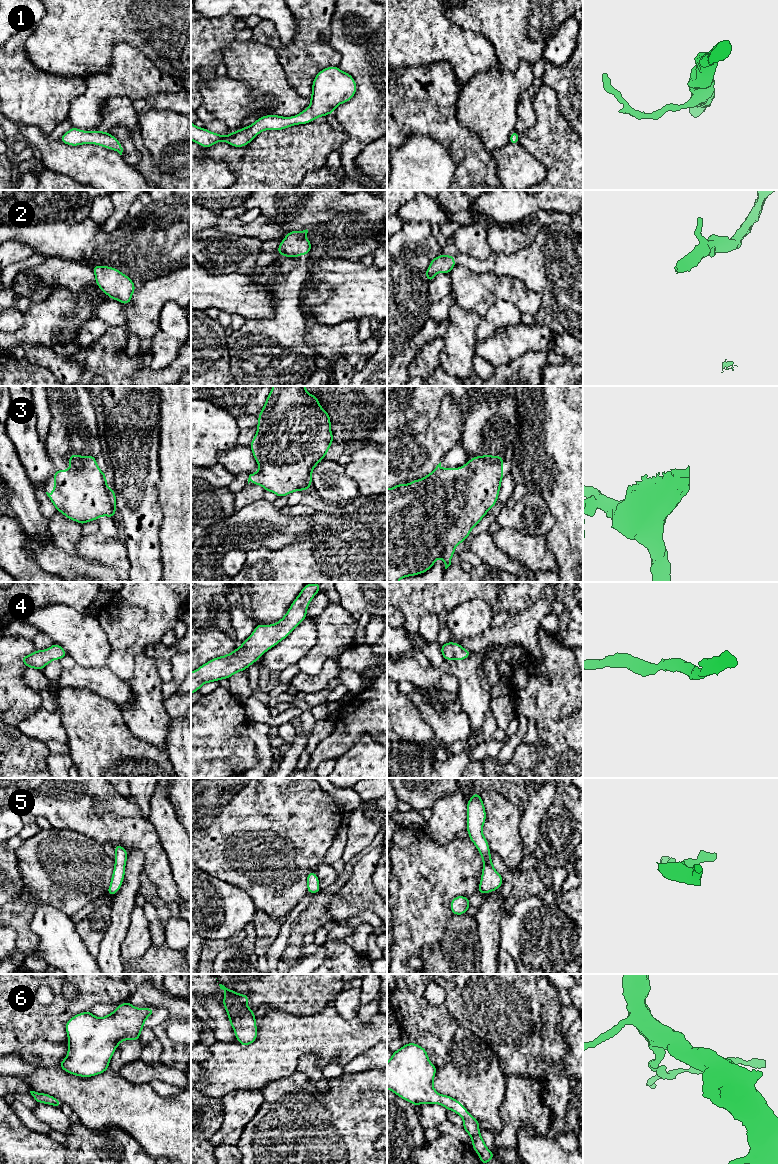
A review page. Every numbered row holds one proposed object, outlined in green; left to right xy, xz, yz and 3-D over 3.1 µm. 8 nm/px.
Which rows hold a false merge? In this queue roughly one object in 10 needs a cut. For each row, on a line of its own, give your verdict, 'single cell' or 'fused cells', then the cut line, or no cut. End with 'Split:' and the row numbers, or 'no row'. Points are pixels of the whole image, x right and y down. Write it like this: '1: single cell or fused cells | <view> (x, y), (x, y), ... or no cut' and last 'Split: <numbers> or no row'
1: single cell | no cut
2: single cell | no cut
3: single cell | no cut
4: single cell | no cut
5: single cell | no cut
6: single cell | no cut
Split: no row

